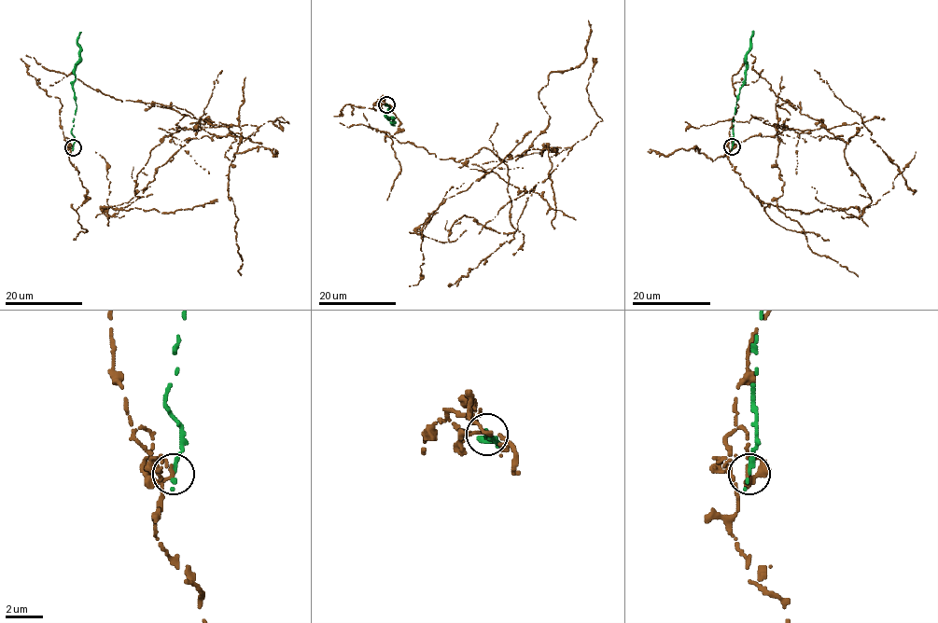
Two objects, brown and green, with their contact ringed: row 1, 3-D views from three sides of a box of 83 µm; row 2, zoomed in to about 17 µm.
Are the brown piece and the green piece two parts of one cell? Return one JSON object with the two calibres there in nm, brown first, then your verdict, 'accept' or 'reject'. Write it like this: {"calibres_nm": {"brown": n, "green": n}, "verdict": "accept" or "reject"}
{"calibres_nm": {"brown": 220, "green": 280}, "verdict": "reject"}

